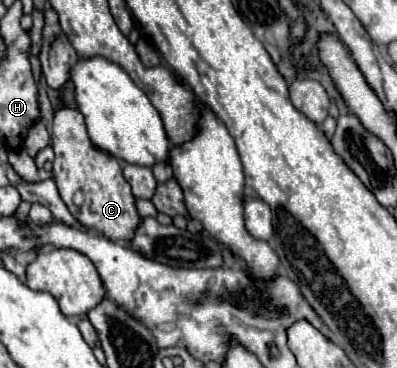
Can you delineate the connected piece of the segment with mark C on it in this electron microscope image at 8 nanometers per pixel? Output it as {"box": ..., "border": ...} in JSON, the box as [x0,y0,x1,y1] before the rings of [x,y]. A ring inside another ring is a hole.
{"box":[52,109,142,241],"border":[[[60,109],[54,115],[54,129],[52,129],[52,149],[56,153],[54,159],[54,181],[58,193],[66,207],[70,209],[72,217],[86,229],[92,229],[110,241],[132,241],[134,233],[142,221],[136,209],[136,197],[130,191],[130,185],[122,177],[122,167],[110,153],[92,145],[84,117],[78,109]],[[76,191],[84,191],[84,205],[76,207],[72,203],[72,195]]]}

